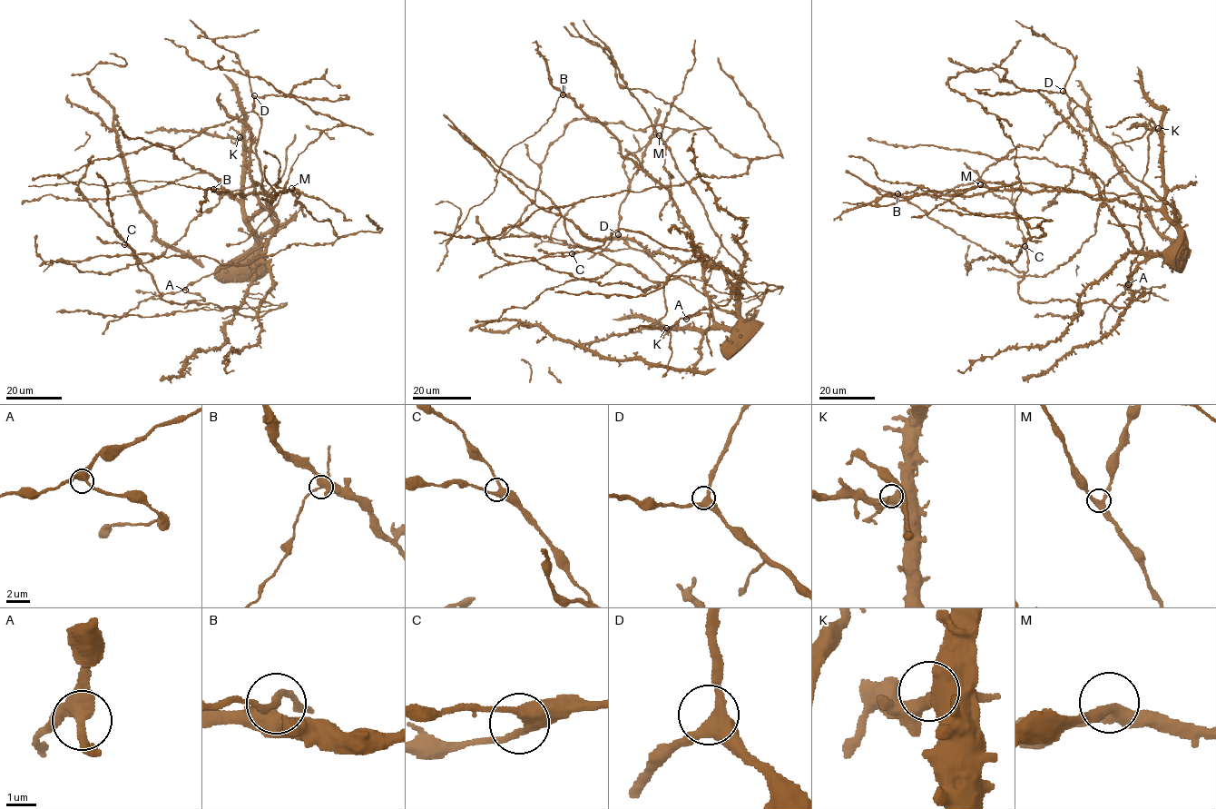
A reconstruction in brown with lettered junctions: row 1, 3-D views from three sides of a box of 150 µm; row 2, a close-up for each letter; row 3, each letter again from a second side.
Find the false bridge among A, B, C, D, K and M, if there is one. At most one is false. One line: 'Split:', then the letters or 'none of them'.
Split: B

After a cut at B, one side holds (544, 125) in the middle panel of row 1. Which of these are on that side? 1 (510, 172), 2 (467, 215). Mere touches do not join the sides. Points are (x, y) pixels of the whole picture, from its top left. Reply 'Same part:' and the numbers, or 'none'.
Same part: 2

